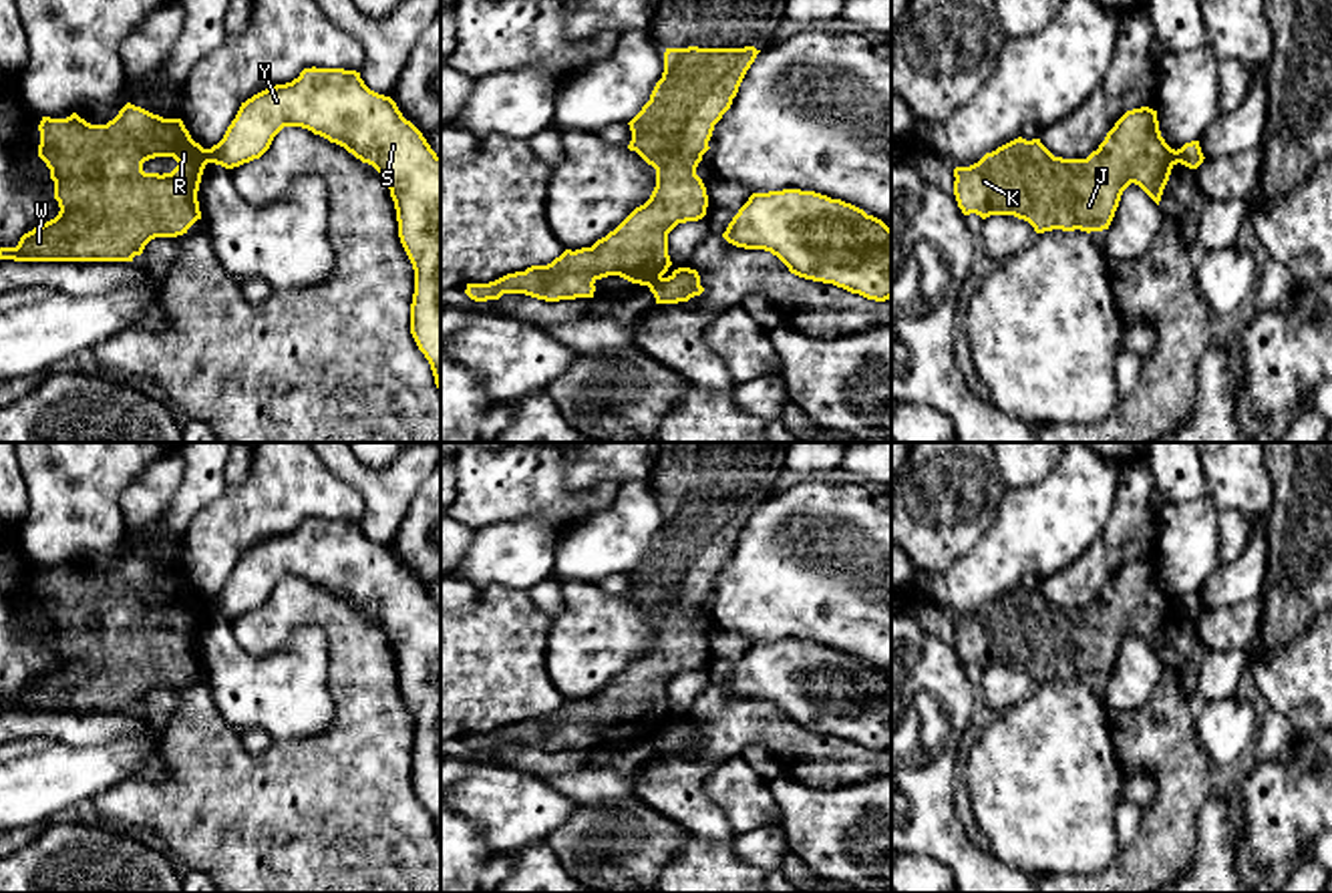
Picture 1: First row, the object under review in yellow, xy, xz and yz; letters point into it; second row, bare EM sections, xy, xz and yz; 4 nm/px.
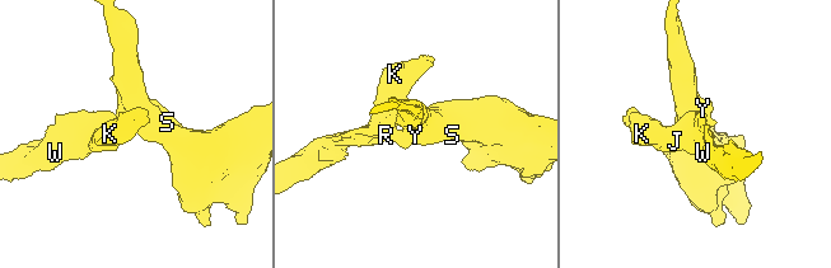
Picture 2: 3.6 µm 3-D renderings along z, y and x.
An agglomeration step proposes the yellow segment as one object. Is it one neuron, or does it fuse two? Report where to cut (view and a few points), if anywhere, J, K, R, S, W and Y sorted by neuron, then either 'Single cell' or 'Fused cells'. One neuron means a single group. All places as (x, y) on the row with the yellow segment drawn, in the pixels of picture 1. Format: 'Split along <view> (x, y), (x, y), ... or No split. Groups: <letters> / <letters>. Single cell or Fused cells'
Split along xy (204, 149), (210, 161). Groups: J K R W / S Y. Fused cells

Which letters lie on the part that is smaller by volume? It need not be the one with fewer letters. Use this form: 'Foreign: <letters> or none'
Foreign: J, K, R, W

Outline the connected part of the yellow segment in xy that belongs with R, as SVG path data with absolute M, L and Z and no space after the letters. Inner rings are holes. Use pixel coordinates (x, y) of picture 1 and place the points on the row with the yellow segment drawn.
M127 103L107 125L91 125L72 113L66 119L42 117L38 157L50 169L58 215L24 233L16 247L0 247L0 259L14 261L133 261L155 237L177 237L201 219L197 191L207 151L195 143L181 119L163 119ZM173 157L179 165L171 173L145 173L143 163Z

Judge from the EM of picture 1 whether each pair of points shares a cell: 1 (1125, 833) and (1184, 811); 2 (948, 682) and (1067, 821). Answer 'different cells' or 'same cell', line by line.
1: different cells
2: different cells

